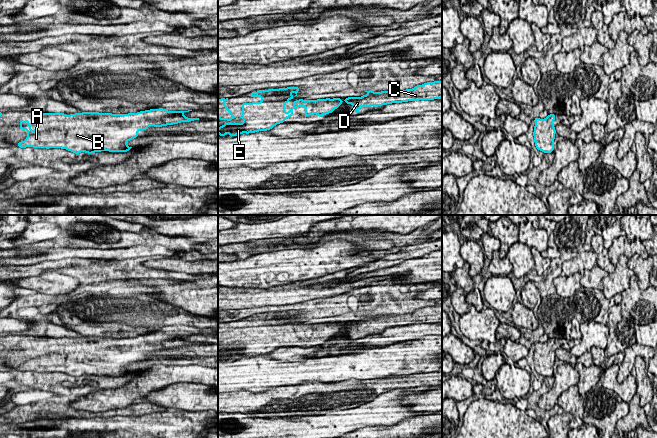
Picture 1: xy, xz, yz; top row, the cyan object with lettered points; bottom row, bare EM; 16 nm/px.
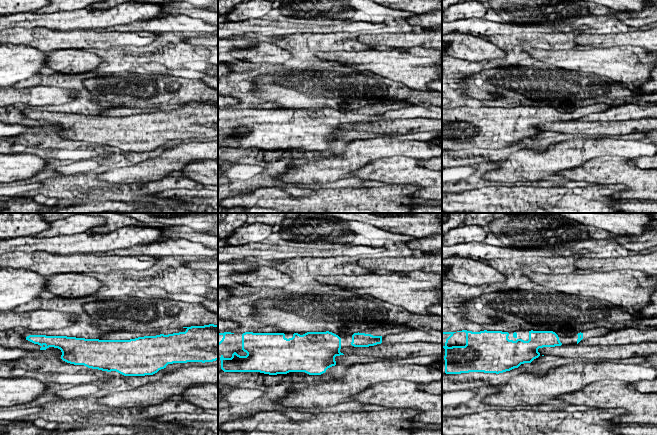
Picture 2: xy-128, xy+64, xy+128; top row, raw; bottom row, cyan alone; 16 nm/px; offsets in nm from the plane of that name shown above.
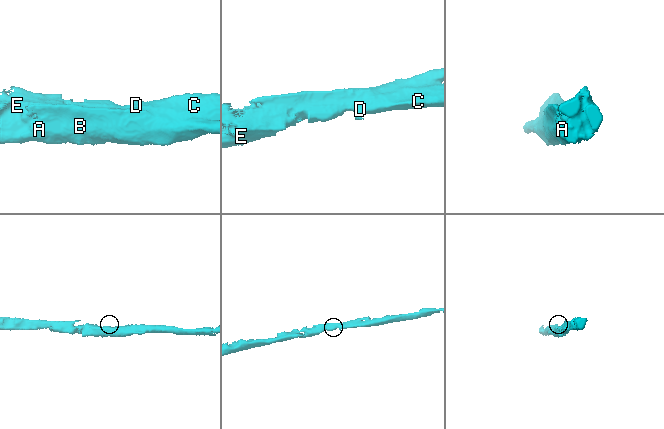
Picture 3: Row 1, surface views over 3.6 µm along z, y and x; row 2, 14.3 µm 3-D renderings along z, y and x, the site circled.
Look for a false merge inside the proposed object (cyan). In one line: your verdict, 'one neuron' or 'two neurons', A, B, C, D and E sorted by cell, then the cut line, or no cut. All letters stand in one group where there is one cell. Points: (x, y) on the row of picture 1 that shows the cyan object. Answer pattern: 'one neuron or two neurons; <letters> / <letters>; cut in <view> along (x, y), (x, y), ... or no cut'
one neuron; A B C D E; no cut

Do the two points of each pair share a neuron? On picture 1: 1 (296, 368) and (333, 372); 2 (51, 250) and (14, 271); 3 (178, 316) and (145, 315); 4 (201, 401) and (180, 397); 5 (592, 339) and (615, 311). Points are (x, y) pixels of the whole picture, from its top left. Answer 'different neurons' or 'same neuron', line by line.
1: same neuron
2: different neurons
3: same neuron
4: same neuron
5: different neurons

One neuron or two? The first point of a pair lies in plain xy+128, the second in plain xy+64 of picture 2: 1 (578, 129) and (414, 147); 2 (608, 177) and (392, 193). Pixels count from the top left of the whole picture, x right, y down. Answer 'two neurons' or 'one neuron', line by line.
1: two neurons
2: two neurons

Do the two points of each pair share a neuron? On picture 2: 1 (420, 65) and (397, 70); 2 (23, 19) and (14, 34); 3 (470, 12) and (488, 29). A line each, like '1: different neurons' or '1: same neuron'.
1: same neuron
2: different neurons
3: different neurons

